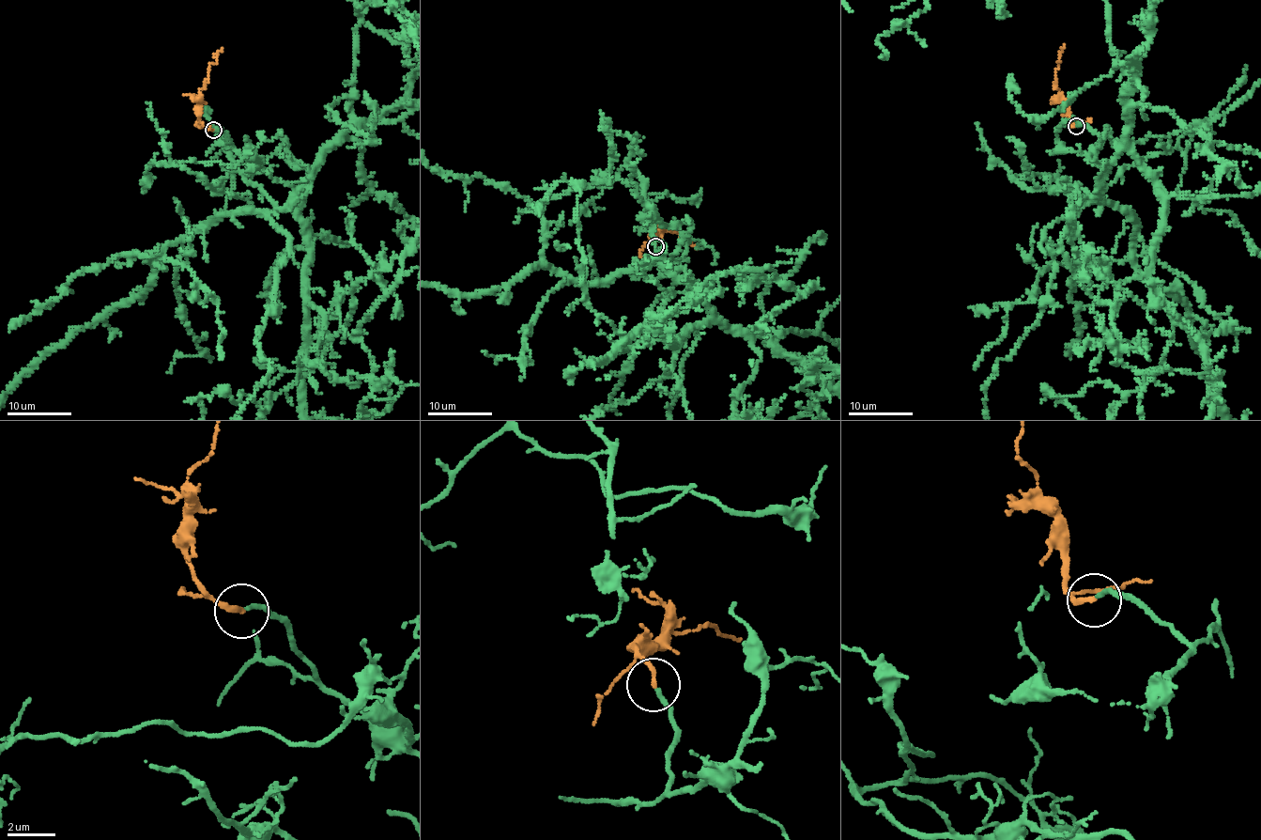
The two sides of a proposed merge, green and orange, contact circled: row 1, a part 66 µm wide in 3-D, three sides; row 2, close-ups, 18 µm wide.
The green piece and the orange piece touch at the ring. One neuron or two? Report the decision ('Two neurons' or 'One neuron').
One neuron

